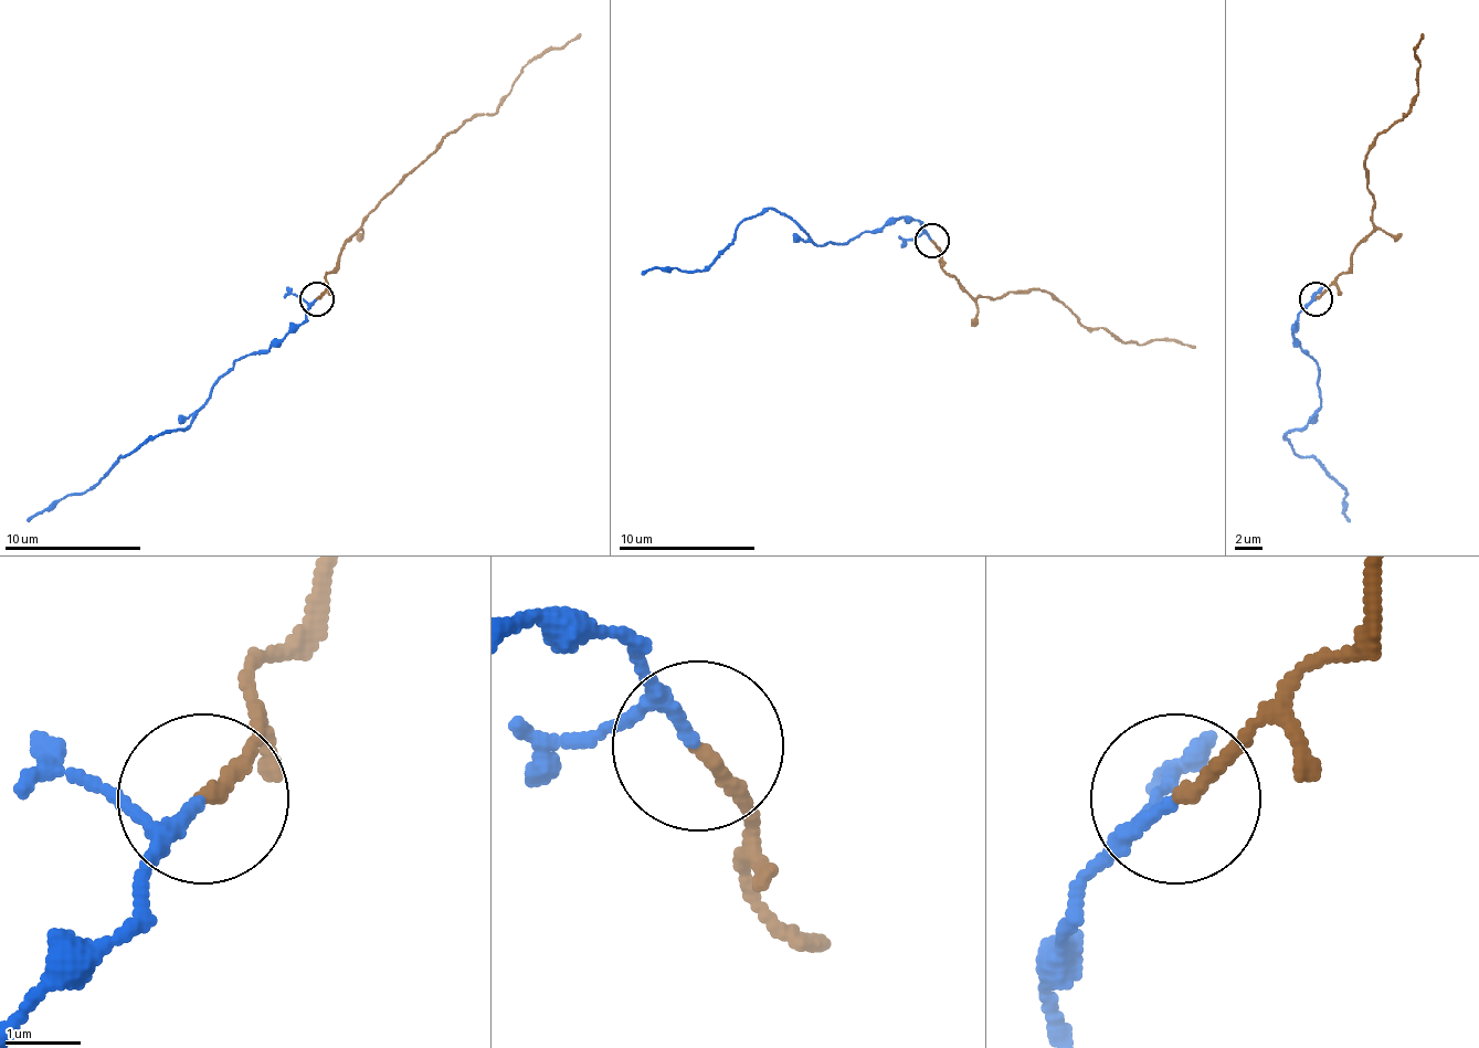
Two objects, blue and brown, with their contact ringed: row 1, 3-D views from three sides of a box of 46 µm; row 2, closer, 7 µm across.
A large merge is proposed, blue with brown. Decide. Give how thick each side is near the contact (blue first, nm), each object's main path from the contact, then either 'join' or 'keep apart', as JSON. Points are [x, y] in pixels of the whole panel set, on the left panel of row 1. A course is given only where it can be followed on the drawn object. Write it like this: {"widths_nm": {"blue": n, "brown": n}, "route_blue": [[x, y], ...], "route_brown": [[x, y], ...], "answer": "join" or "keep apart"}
{"widths_nm": {"blue": 120, "brown": 190}, "route_blue": [[318, 297], [284, 335], [243, 356], [201, 410], [175, 431], [134, 447], [85, 493], [54, 499], [28, 522]], "route_brown": [[318, 297], [338, 253], [359, 229], [362, 219], [472, 116], [492, 113], [529, 62], [563, 48], [581, 34]], "answer": "join"}

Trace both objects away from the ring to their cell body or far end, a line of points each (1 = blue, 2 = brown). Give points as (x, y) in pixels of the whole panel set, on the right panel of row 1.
1: (1317, 297), (1296, 321), (1292, 335), (1320, 372), (1320, 410), (1286, 437), (1348, 493), (1343, 499), (1351, 522)
2: (1317, 297), (1351, 266), (1351, 253), (1371, 229), (1374, 199), (1364, 154), (1419, 93), (1415, 48), (1423, 34)

